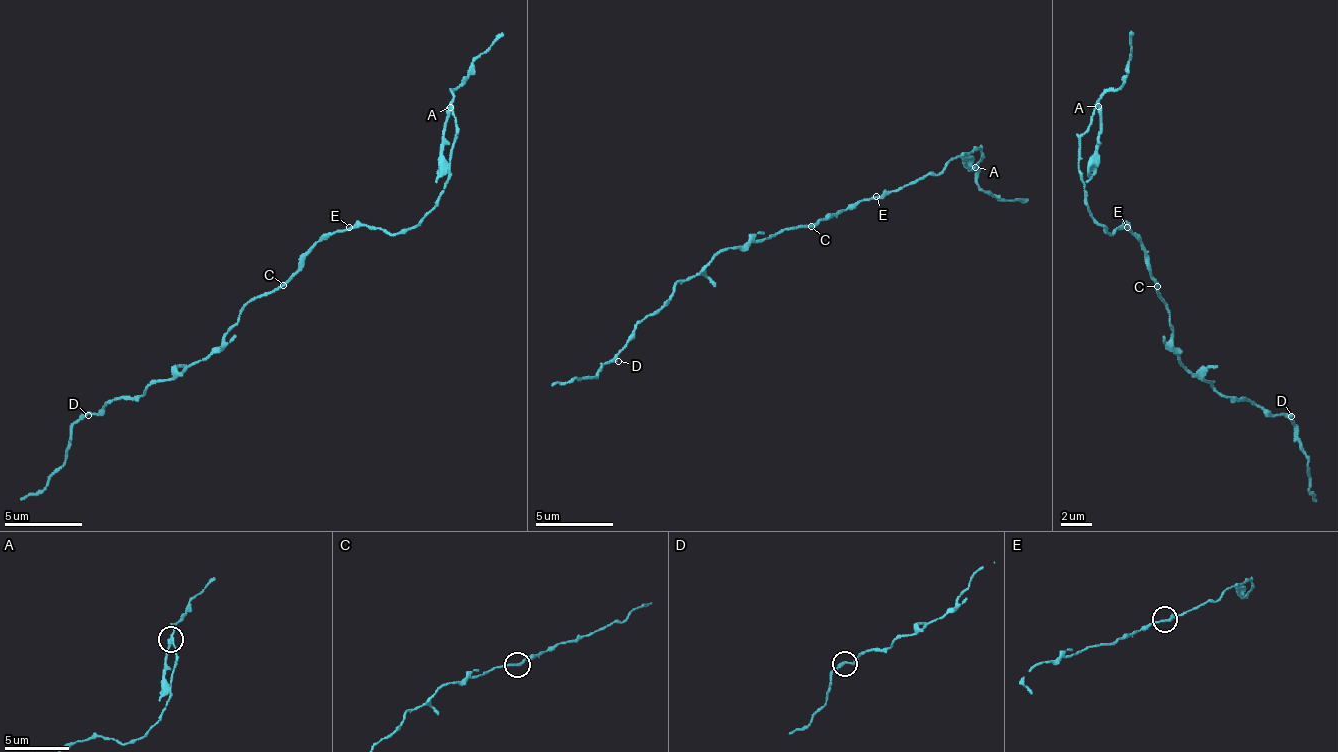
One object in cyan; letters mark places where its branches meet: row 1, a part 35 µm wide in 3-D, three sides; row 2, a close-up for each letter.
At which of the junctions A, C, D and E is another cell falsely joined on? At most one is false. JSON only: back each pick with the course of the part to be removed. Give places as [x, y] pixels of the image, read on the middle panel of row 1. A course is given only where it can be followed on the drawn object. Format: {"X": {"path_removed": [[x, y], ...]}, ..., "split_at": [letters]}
{"A": {"path_removed": [[976, 166], [969, 165], [961, 153]]}, "split_at": ["A"]}

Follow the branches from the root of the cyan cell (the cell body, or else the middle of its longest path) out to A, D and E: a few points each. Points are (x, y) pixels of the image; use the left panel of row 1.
A: (283, 281), (322, 238), (338, 231), (377, 227), (396, 234), (419, 223), (443, 187), (439, 153), (451, 106)
D: (283, 281), (252, 301), (213, 351), (170, 379), (151, 383), (131, 399), (111, 399), (96, 415), (88, 415)
E: (283, 281), (322, 238), (330, 238), (338, 231), (349, 227)

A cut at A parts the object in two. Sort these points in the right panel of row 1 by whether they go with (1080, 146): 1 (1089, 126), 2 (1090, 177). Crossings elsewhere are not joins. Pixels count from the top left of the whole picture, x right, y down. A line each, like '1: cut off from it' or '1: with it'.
1: with it
2: cut off from it

